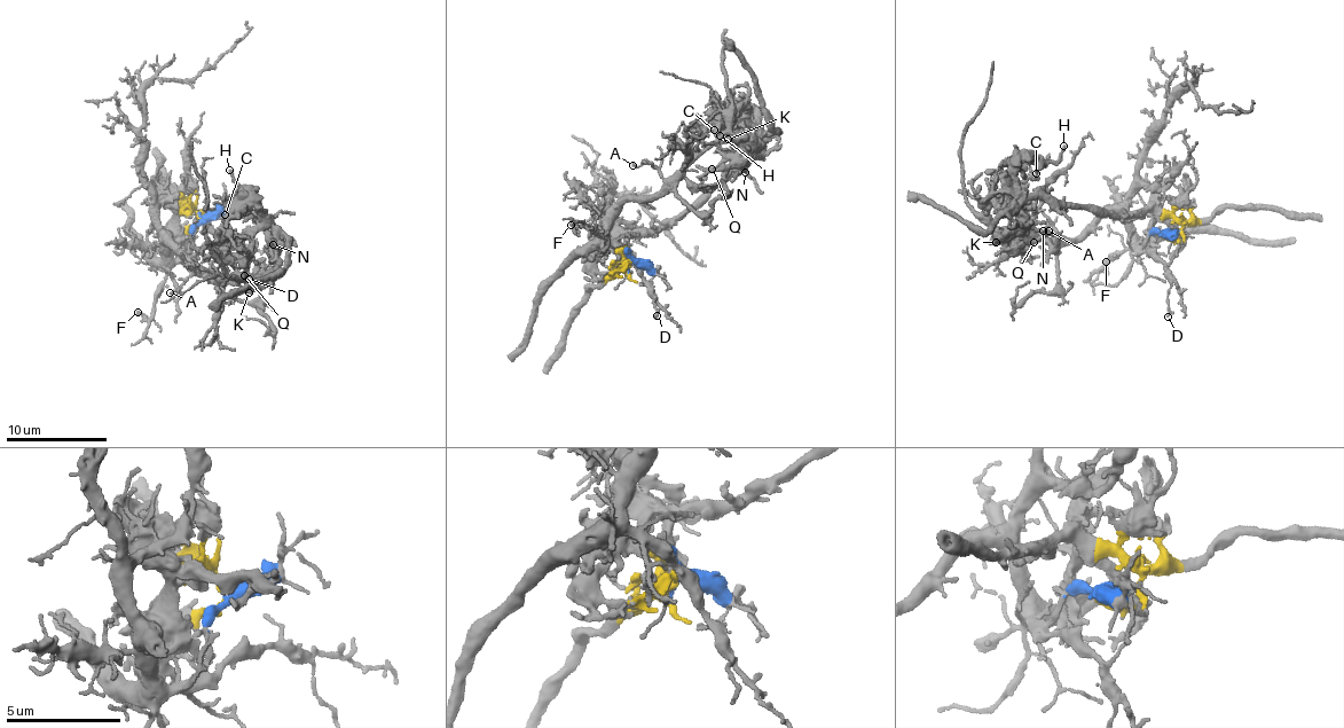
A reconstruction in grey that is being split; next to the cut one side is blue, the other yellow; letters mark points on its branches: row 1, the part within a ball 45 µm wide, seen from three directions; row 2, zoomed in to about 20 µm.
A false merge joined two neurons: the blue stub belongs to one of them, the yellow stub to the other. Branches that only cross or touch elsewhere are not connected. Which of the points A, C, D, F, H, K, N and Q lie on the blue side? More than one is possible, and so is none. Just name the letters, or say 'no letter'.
A, D, F

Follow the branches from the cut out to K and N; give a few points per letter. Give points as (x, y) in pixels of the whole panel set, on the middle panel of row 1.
K: (628, 267), (626, 269), (625, 244), (634, 235), (659, 234), (675, 222), (757, 145), (753, 151), (726, 139)
N: (628, 267), (626, 269), (625, 244), (634, 235), (659, 234), (675, 222), (755, 145), (744, 172)

